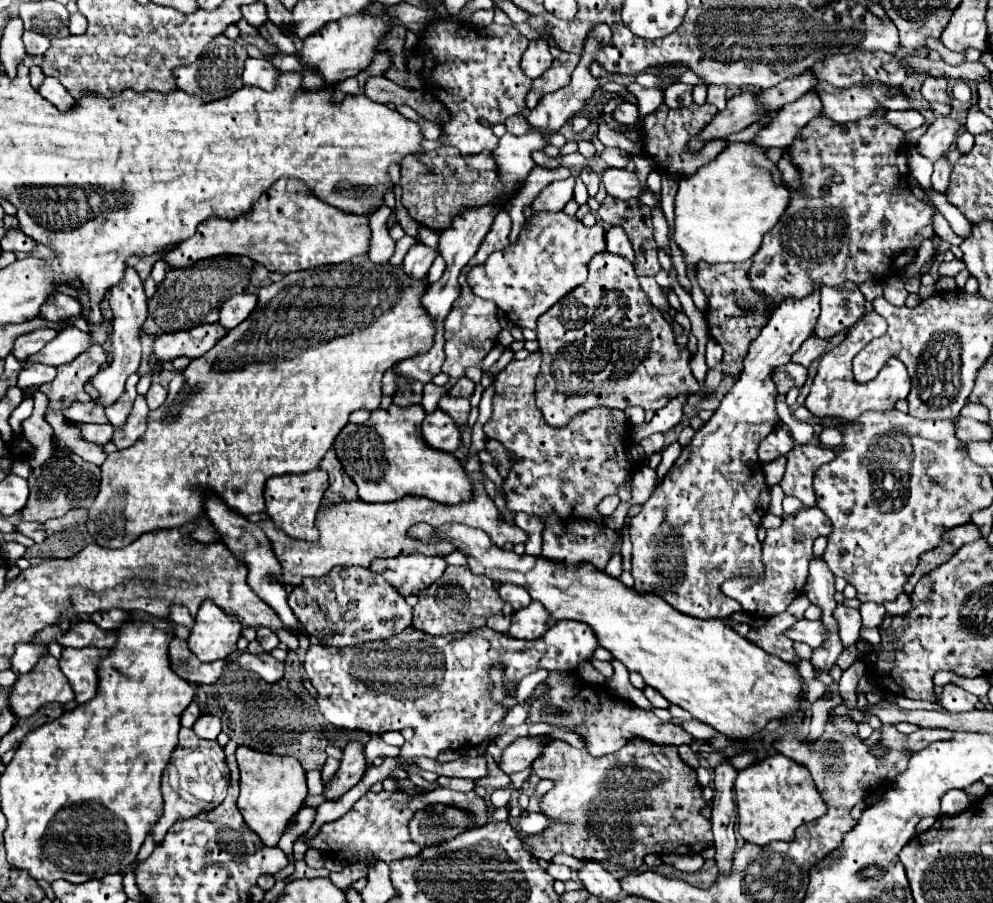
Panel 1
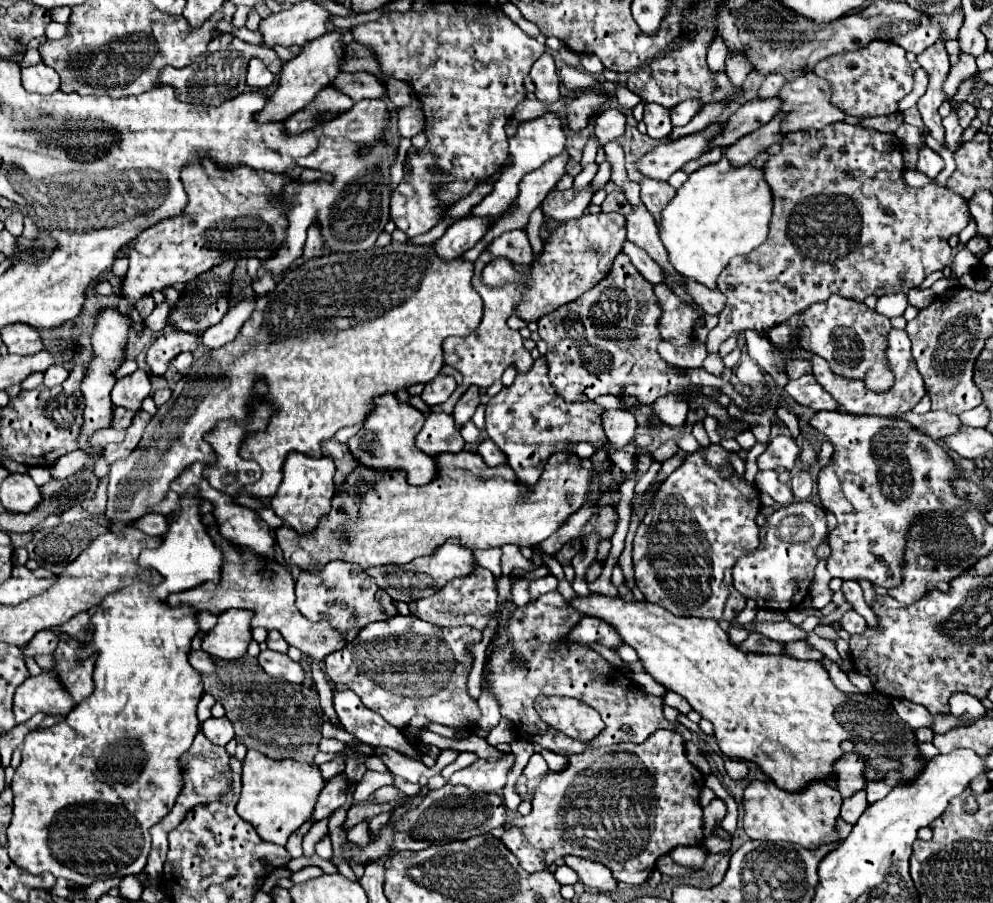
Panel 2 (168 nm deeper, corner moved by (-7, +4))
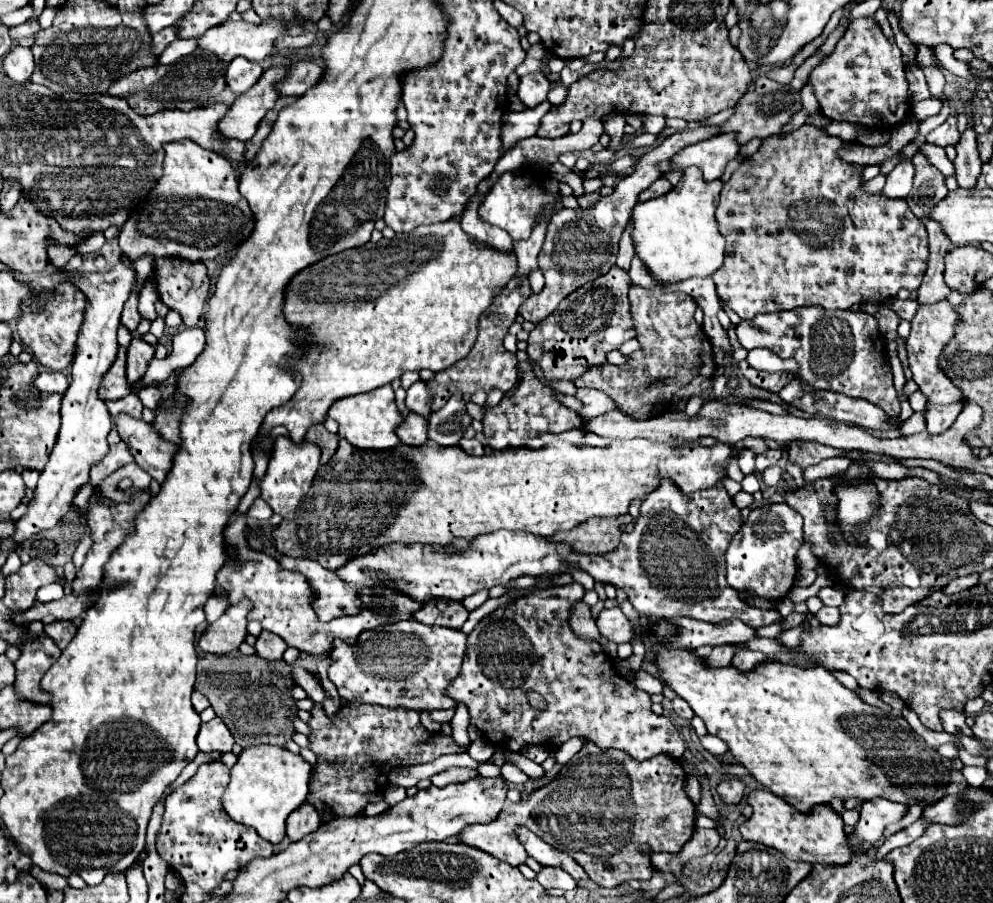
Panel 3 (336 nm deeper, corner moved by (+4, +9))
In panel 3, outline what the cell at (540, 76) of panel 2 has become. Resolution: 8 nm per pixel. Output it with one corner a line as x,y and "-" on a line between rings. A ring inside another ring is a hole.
530,73
526,77
520,77
518,85
518,97
526,107
536,107
542,101
546,101
546,95
550,91
550,81
540,73

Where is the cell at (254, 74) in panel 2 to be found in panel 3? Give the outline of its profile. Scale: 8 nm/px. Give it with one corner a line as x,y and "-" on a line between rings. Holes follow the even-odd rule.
236,57
230,61
228,71
226,71
226,79
228,79
228,87
234,93
244,93
248,91
264,73
264,69
258,63
252,63
244,57

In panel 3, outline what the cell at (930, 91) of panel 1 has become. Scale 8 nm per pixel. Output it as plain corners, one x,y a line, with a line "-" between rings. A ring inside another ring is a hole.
950,115
946,119
946,123
942,123
940,127
936,127
932,133
928,133
926,141
928,143
934,143
934,145
940,145
940,147
946,147
946,145
954,145
958,143
960,139
960,133
956,129
956,115

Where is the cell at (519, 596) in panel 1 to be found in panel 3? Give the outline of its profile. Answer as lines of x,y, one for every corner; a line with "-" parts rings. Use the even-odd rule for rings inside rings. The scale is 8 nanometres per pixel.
571,568
570,574
573,577
574,581
582,584
585,590
594,589
594,584
595,584
594,579
588,573
576,568

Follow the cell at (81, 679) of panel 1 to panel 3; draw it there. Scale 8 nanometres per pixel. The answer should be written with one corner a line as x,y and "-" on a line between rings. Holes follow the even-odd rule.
42,635
28,641
22,647
20,659
16,665
16,693
20,699
32,699
36,703
50,703
52,695
42,691
40,679
48,671
48,667
58,659
60,647
54,643
52,637

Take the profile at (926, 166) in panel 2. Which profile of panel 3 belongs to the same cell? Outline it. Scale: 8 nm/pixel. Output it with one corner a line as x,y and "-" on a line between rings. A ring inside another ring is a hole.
902,159
892,169
892,173
886,177
886,185
884,185
882,193
888,197
906,197
912,189
914,175
916,175
916,169
914,169
912,159

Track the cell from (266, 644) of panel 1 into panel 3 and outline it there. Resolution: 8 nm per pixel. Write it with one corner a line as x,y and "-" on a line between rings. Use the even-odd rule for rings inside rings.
262,631
254,647
256,647
256,655
262,659
282,659
282,653
286,651
288,645
278,635
272,635
270,631

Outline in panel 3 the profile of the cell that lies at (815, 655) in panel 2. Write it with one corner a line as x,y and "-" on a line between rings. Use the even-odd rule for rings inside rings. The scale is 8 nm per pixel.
742,649
740,653
736,653
734,655
734,659
732,659
732,665
734,667
740,667
740,671
744,671
744,669
750,669
750,667
754,667
756,663
760,663
760,661
764,661
764,653
760,653
760,651
750,651
750,649

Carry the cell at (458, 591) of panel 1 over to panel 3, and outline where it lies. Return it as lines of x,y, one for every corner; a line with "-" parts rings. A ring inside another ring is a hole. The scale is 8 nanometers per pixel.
430,599
414,613
414,619
426,625
444,625
460,629
468,619
470,611
460,601
450,599

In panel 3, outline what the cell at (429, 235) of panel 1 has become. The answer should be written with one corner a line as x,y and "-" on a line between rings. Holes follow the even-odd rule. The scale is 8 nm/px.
548,101
540,103
534,109
524,109
520,113
514,111
506,111
504,113
504,121
502,121
502,145
504,145
504,153
510,151
518,141
522,141
524,137
536,135
538,127
540,127
540,119
542,115
550,109
552,105

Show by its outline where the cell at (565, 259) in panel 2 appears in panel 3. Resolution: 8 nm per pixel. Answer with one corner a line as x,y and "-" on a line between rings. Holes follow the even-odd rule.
698,125
690,131
678,131
670,137
666,137
658,147
652,147
644,159
640,159
634,165
634,173
626,175
616,187
614,193
600,199
596,205
592,205
590,209
566,209
562,207
550,221
548,225
548,233
544,239
544,245
540,249
538,255
538,267
542,269
544,277
546,277
546,285
540,293
530,295
518,309
518,313
532,323
538,323
540,319
546,319
564,297
568,297
572,291
576,291
578,287
582,287
584,283
608,273
608,269
616,263
616,253
618,253
618,241
620,235
630,219
630,213
634,209
634,205
638,203
638,195
640,191
644,191
646,187
650,187
656,179
660,179
660,169
658,163
662,161
670,161
678,151
682,151
688,145
706,141
720,135
720,125

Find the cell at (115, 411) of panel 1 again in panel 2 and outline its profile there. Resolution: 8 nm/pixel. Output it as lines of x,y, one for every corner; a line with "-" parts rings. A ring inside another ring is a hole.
135,370
131,376
117,380
111,392
111,400
115,406
137,412
141,410
141,402
149,396
149,392
151,392
149,376
143,370

